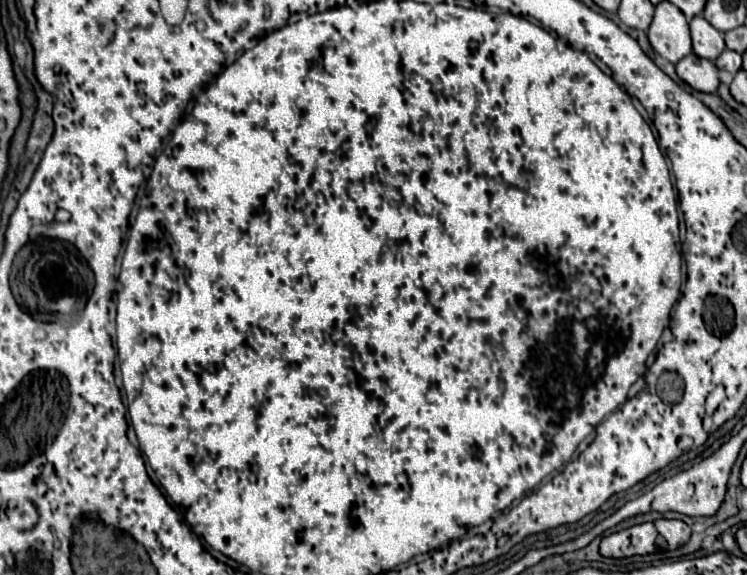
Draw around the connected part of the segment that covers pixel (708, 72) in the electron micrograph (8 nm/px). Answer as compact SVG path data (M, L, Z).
M694 53L686 55L678 65L676 65L678 77L688 83L692 89L702 91L702 93L716 93L720 81L718 81L718 69L712 61L696 57Z

